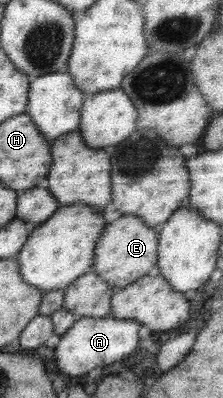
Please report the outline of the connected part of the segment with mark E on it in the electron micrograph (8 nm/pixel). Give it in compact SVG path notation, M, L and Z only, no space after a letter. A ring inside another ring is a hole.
M120 215L117 220L107 224L96 242L93 268L108 285L120 289L134 283L157 268L157 253L159 246L159 232L148 227L143 219L136 216Z

